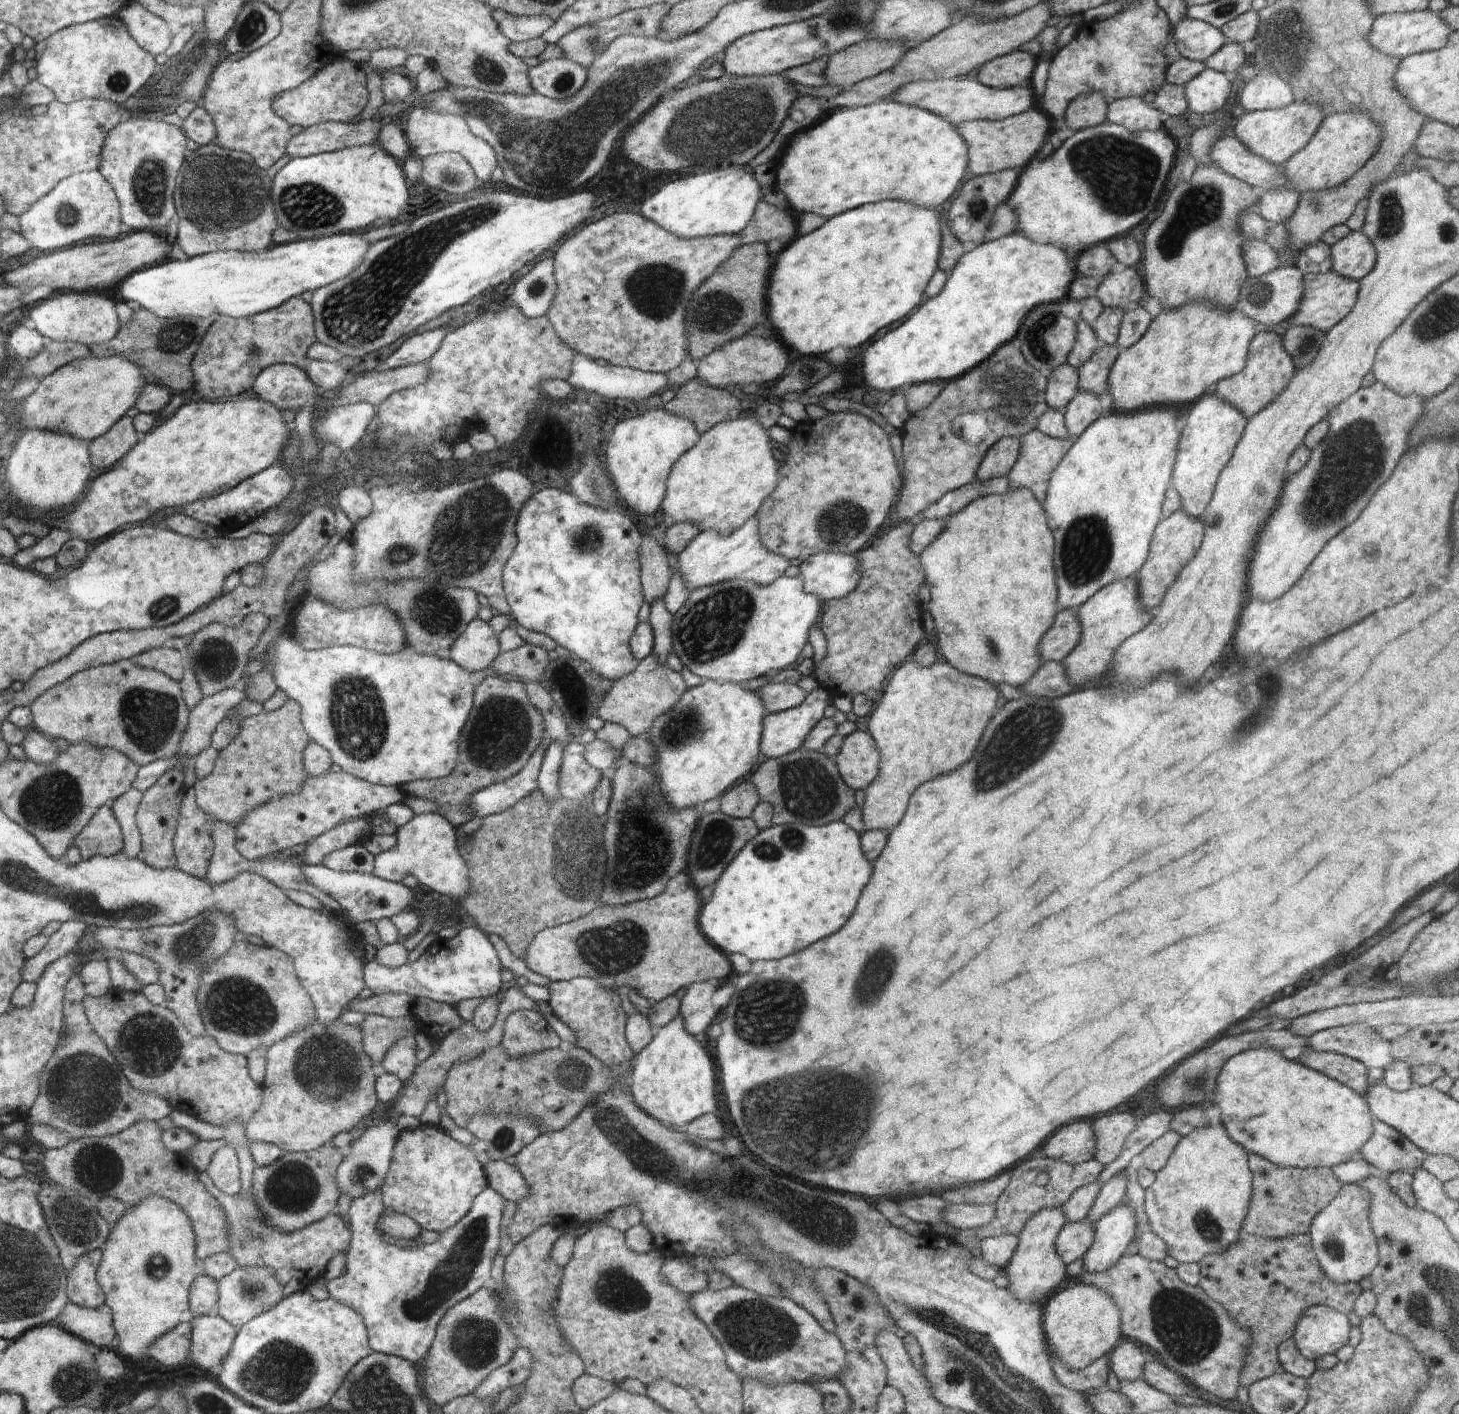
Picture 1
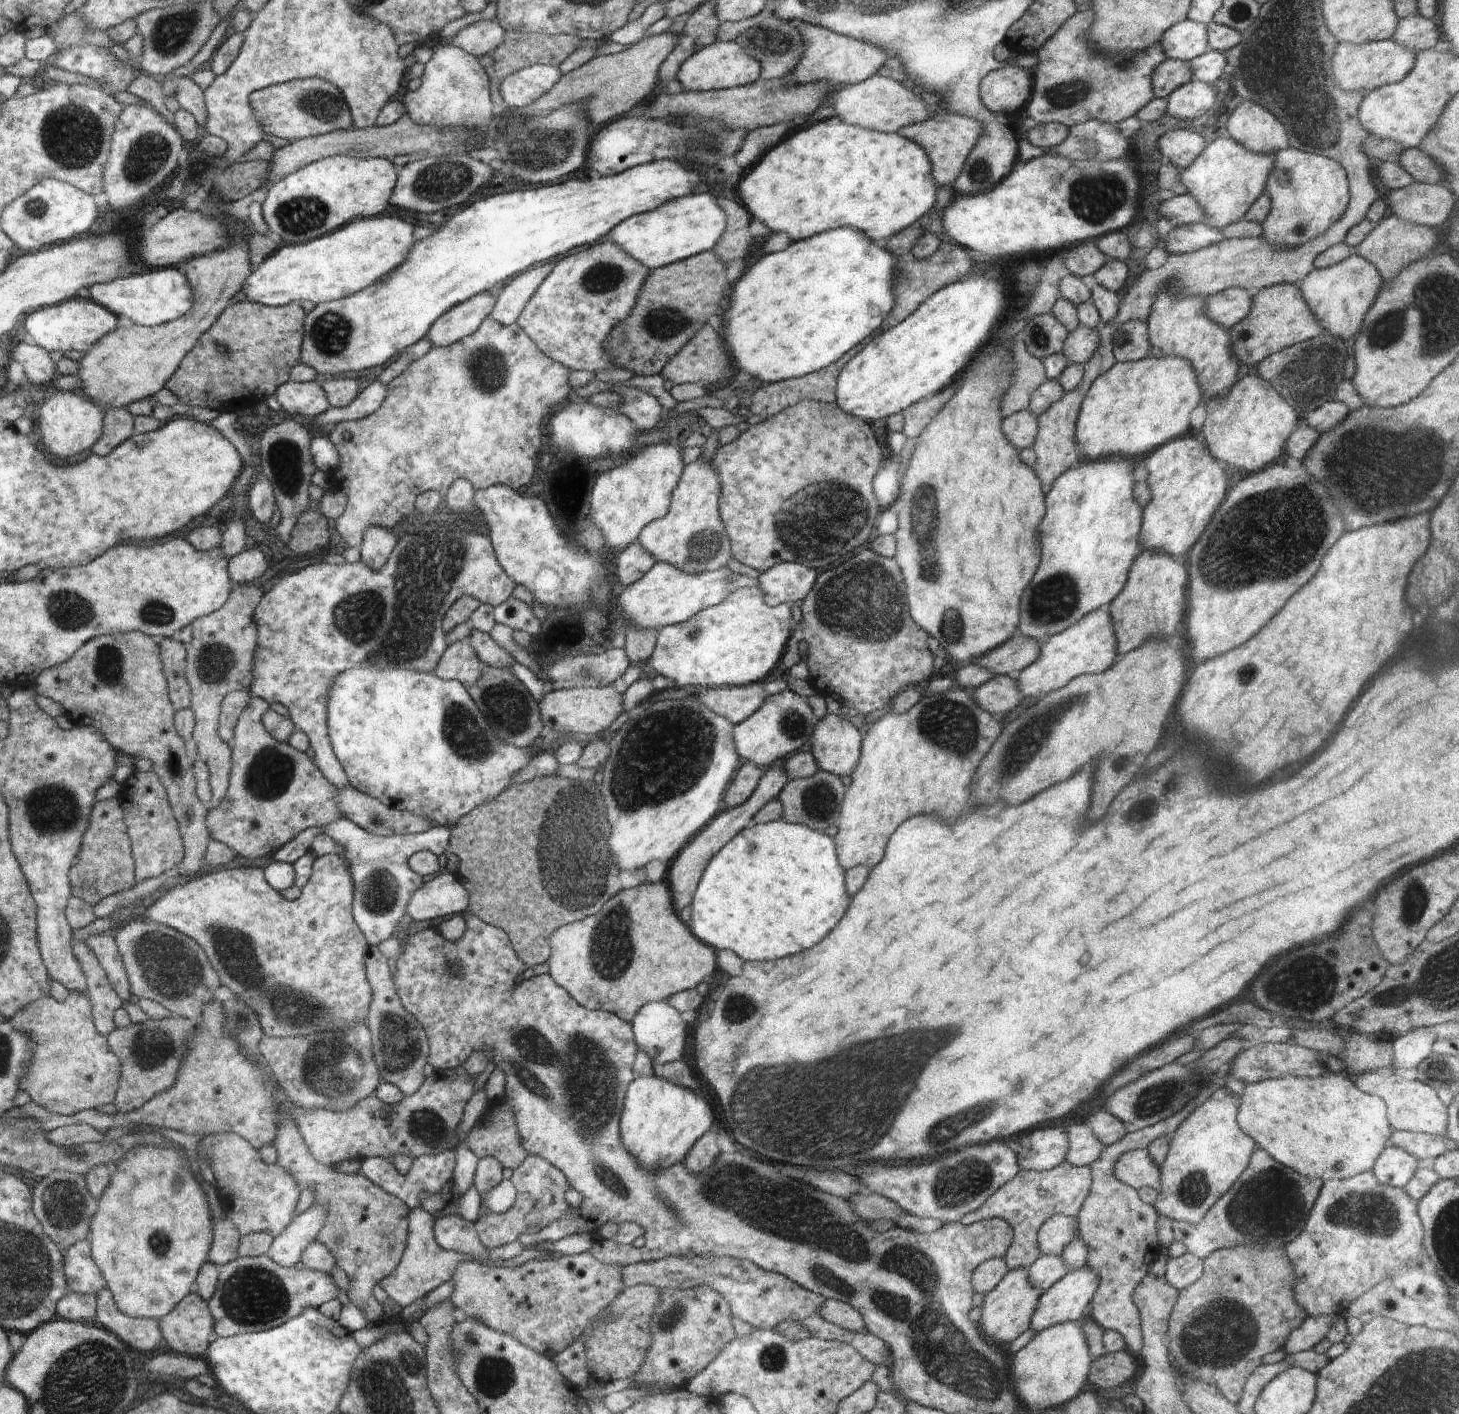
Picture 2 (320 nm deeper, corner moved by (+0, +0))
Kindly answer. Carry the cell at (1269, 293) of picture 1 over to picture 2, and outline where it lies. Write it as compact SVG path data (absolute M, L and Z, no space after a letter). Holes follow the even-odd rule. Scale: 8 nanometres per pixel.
M1232 287L1208 297L1205 313L1212 322L1229 329L1248 314L1251 298L1251 292Z

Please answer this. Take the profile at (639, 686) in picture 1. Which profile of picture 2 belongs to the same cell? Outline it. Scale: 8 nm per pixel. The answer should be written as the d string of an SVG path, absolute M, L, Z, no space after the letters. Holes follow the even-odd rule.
M614 684L605 687L586 689L558 689L546 692L539 703L539 713L543 726L554 729L560 735L571 735L574 732L586 734L591 739L606 732L612 723L623 712L623 695L615 689Z

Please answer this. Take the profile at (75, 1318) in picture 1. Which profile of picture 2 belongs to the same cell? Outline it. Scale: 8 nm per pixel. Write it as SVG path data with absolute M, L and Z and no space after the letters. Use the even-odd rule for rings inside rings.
M68 1290L62 1300L55 1306L55 1309L58 1311L57 1317L59 1318L99 1326L99 1323L95 1322L96 1295Z

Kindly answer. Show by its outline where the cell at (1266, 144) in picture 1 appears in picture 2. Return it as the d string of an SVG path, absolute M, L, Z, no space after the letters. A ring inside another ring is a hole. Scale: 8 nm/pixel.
M1230 136L1218 138L1213 142L1206 143L1202 152L1192 160L1191 165L1179 172L1179 181L1187 190L1186 193L1192 195L1196 204L1201 208L1201 212L1204 213L1200 223L1220 231L1230 223L1235 223L1245 218L1245 214L1252 206L1252 203L1256 202L1256 199L1265 191L1266 179L1271 173L1274 163L1274 153L1265 155L1249 151Z

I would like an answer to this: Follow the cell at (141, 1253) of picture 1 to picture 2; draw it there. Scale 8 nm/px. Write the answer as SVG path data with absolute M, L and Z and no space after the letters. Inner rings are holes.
M138 1145L127 1150L116 1166L117 1171L92 1215L88 1236L91 1253L95 1262L104 1266L103 1277L108 1278L107 1287L114 1295L116 1306L132 1317L158 1321L190 1292L192 1282L198 1280L198 1268L206 1260L206 1252L211 1250L214 1222L208 1208L208 1195L194 1177L182 1149Z

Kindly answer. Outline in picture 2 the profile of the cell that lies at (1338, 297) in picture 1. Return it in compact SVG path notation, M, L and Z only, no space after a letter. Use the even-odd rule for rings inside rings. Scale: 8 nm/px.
M1288 283L1270 285L1252 293L1251 307L1248 314L1229 328L1233 353L1240 364L1254 366L1264 358L1282 349L1294 346L1320 336L1325 330L1309 312L1306 301L1302 298L1301 290Z

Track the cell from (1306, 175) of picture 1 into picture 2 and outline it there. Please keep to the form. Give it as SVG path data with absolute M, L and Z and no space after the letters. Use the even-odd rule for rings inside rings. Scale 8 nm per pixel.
M1292 147L1276 152L1274 160L1274 166L1266 179L1265 186L1271 200L1271 211L1262 224L1262 236L1274 249L1281 249L1282 251L1299 249L1302 245L1322 236L1343 217L1351 197L1347 174L1344 167L1336 160L1330 160L1320 154L1312 154Z

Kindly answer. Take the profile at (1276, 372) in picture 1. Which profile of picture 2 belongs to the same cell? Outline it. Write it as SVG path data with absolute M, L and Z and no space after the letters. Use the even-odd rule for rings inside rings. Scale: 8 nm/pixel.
M1258 375L1239 380L1221 399L1206 400L1206 420L1199 433L1206 440L1209 453L1220 462L1253 473L1285 457L1287 438L1301 424L1299 413Z

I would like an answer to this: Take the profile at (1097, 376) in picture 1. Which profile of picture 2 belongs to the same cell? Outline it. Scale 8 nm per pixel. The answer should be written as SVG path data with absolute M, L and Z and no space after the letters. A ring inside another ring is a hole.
M1078 325L1064 339L1061 352L1069 363L1086 364L1099 345L1098 329Z

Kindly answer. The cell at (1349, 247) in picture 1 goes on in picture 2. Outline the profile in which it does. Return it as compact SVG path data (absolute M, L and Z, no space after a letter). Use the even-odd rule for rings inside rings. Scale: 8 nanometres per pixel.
M1353 252L1338 264L1319 269L1313 268L1298 288L1308 305L1309 312L1314 315L1325 332L1340 336L1350 344L1359 333L1366 312L1372 306L1382 286L1383 278L1378 269L1357 252Z

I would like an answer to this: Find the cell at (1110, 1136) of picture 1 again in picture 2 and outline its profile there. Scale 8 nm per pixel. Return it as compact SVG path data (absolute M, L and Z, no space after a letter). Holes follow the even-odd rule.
M1072 1124L1065 1129L1067 1134L1067 1151L1065 1159L1073 1165L1091 1165L1099 1159L1103 1144L1093 1136L1092 1129L1082 1124Z

